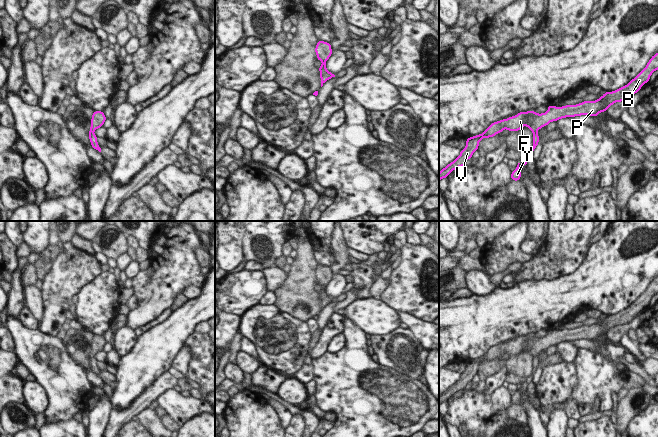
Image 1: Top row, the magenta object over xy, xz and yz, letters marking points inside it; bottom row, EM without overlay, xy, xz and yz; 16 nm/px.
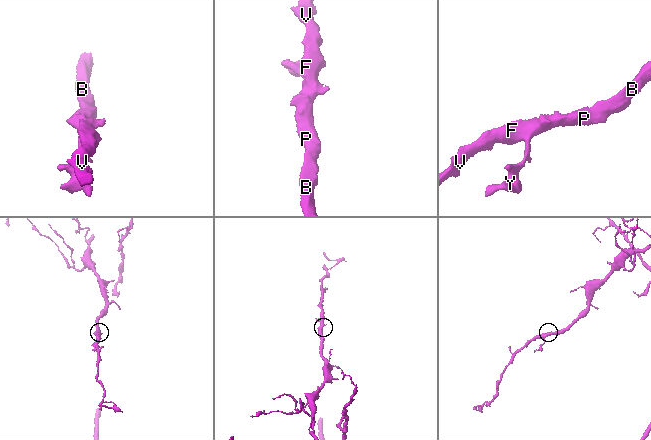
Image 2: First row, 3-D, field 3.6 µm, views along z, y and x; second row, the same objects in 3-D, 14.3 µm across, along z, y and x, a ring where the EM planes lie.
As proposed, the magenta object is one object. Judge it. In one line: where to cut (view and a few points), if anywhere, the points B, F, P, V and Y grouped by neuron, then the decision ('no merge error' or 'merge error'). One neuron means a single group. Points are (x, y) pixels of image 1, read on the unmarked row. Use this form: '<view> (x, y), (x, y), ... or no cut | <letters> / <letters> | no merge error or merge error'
no cut | B F P V Y | no merge error

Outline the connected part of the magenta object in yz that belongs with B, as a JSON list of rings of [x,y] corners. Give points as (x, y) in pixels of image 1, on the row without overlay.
[[[658,276],[651,281],[646,291],[627,309],[615,315],[605,316],[595,325],[583,325],[576,329],[565,329],[562,331],[548,329],[548,334],[545,337],[539,338],[535,335],[528,334],[527,336],[519,336],[515,340],[491,347],[483,357],[467,362],[466,370],[460,375],[460,379],[439,396],[439,405],[443,402],[447,402],[456,392],[466,389],[467,384],[472,382],[473,377],[478,374],[479,366],[483,361],[494,361],[504,353],[507,353],[509,356],[519,355],[524,350],[527,350],[528,353],[533,356],[532,373],[522,384],[523,390],[526,390],[528,384],[533,382],[533,376],[539,367],[539,359],[537,357],[539,353],[547,350],[550,346],[558,345],[562,342],[582,339],[597,341],[599,337],[607,335],[608,332],[616,326],[631,323],[644,308],[649,306],[652,297],[657,294]]]

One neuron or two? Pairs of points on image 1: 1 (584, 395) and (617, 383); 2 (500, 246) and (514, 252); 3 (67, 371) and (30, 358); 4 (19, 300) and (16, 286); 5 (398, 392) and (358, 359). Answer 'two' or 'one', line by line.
1: one
2: one
3: one
4: one
5: one

